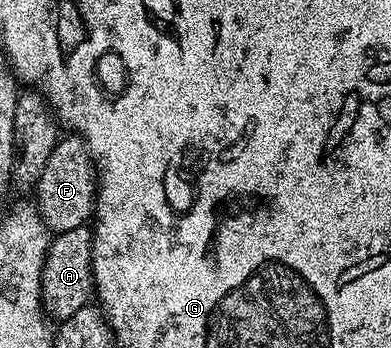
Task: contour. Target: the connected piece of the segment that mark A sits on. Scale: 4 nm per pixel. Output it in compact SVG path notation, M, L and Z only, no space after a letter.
M89 224L59 233L51 240L50 250L46 252L46 262L42 268L42 303L51 318L71 317L76 315L76 311L80 311L80 307L91 304L96 293L92 267L93 246L94 235Z

